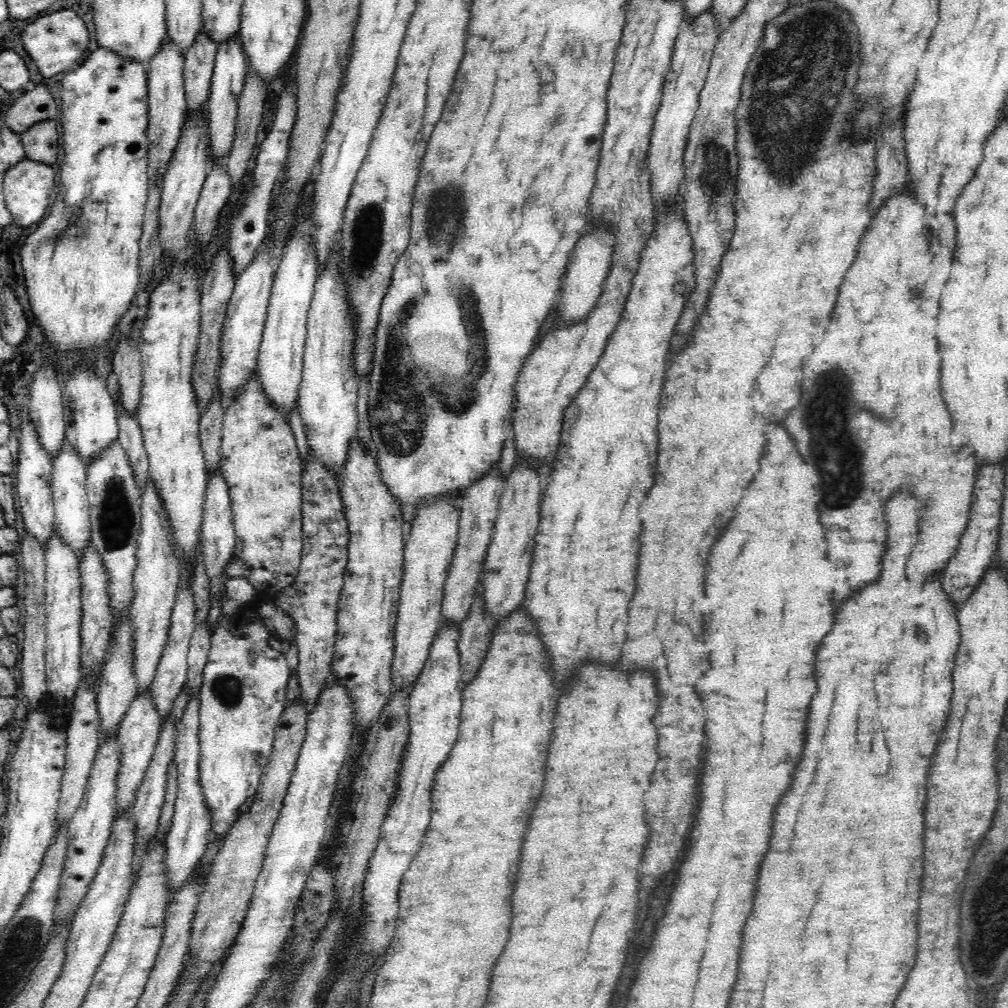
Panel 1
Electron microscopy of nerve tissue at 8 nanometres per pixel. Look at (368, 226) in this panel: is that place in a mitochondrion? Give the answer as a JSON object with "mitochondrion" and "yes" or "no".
{"mitochondrion":"yes"}

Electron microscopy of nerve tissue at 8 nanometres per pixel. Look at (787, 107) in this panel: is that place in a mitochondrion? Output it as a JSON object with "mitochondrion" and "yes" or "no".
{"mitochondrion":"yes"}

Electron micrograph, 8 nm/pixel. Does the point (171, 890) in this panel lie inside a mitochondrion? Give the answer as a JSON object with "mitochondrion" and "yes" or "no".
{"mitochondrion":"no"}

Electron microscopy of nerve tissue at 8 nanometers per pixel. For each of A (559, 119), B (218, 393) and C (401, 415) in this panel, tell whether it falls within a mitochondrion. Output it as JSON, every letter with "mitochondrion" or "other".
{"A":"mitochondrion","B":"other","C":"mitochondrion"}

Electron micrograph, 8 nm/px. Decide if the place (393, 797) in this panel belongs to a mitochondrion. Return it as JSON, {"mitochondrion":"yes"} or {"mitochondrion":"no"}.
{"mitochondrion":"no"}

